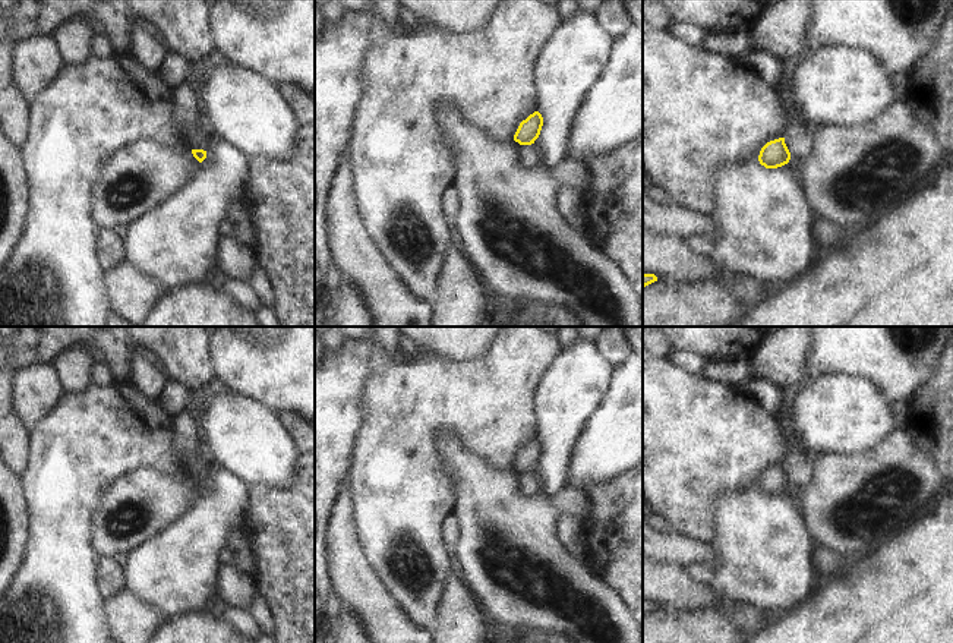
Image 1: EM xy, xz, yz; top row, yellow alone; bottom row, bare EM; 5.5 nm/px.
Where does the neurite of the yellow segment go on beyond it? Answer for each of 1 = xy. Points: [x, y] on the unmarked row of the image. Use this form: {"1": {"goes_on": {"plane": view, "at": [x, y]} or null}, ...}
{"1": {"goes_on": null}}

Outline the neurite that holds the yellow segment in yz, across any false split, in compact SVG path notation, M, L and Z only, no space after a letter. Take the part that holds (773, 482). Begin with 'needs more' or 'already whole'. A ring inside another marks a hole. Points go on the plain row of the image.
already whole; M779 466L767 470L758 483L758 489L766 497L777 497L788 492L791 488L791 480L785 472L785 466Z

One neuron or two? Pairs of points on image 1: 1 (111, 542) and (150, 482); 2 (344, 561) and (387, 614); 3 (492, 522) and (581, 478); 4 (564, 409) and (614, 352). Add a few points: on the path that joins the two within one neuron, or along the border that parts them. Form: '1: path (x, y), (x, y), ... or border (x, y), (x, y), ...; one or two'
1: path (132, 536), (150, 525), (150, 503); one
2: path (353, 574), (374, 601); one
3: border (564, 489), (584, 491); two
4: border (595, 343), (617, 365); two

